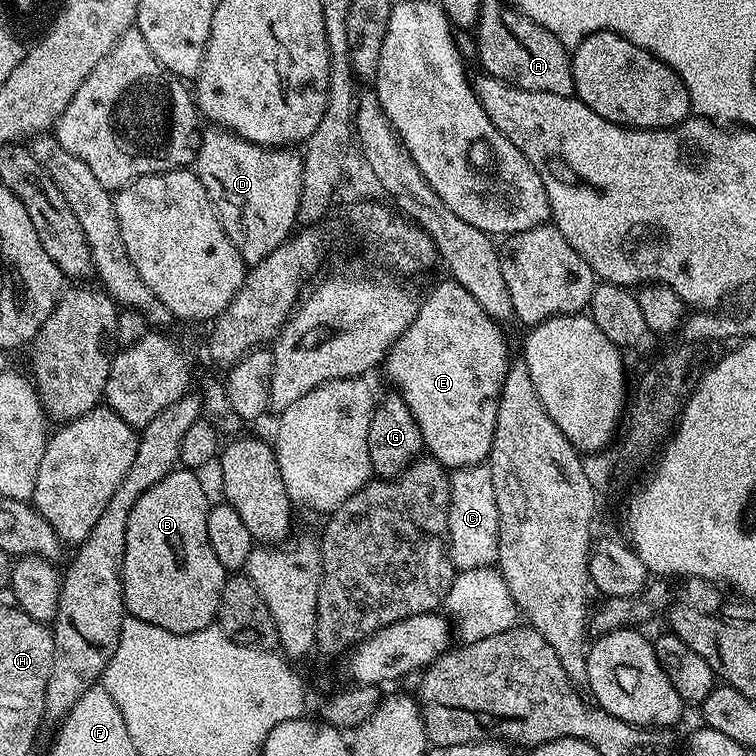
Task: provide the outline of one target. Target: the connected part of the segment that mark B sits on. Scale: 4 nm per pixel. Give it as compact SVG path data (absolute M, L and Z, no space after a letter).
M183 466L177 467L162 482L154 482L138 502L134 502L134 510L130 510L130 519L126 521L126 550L124 551L124 607L127 615L138 618L142 622L150 622L150 626L162 626L162 630L170 630L174 634L194 634L203 628L213 627L216 619L216 611L222 598L222 586L226 579L226 573L222 562L214 554L214 549L210 546L210 534L206 534L206 518L210 507L208 492L204 489L204 484L199 480L195 471Z

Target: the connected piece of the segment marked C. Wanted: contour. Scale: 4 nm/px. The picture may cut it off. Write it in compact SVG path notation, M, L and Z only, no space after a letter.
M487 463L451 469L450 514L448 540L452 567L457 571L491 567L497 558L500 541L497 499L494 498L493 475Z

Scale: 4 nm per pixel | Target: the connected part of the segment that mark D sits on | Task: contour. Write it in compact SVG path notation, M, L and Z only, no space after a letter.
M215 126L209 127L201 135L200 149L194 161L194 171L202 182L202 186L206 186L206 194L216 207L216 213L222 222L222 230L226 230L238 254L242 254L245 265L251 266L262 262L262 258L274 254L274 250L278 250L278 246L282 246L285 240L293 235L298 224L296 211L300 205L300 191L304 185L303 169L303 155L291 147L263 148L260 144L243 140L240 136Z

